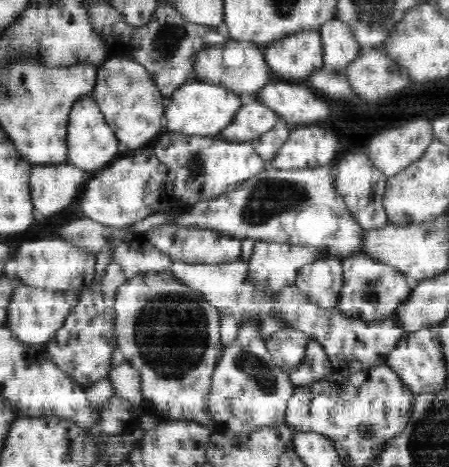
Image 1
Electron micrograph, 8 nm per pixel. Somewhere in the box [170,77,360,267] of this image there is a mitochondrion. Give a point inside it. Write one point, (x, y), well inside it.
(267, 198)

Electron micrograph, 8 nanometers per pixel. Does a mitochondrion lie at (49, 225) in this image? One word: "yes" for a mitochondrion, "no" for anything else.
no

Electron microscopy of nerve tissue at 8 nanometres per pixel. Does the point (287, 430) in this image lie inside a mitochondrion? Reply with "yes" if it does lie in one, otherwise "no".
no

